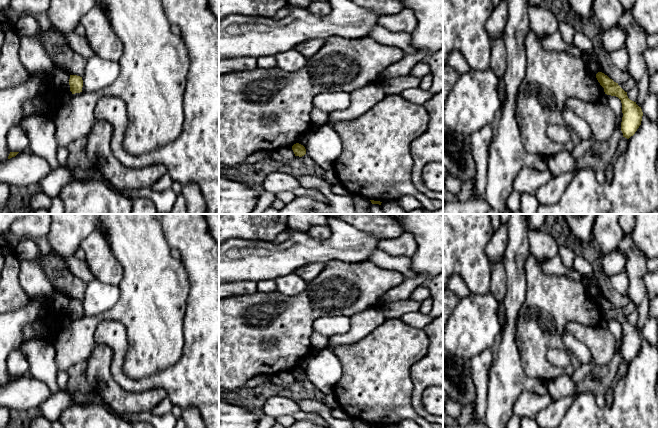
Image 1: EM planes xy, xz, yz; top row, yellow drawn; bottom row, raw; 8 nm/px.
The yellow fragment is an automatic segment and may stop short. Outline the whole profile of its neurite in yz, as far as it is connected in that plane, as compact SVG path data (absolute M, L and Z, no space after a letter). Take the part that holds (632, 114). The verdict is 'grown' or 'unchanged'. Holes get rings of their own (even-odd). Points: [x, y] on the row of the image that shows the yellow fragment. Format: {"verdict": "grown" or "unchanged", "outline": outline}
{"verdict": "unchanged", "outline": "M598 72L596 78L604 88L605 94L616 96L621 100L623 113L621 131L623 137L629 139L641 125L643 116L641 107L639 107L636 102L630 100L627 96L627 92L604 73Z"}

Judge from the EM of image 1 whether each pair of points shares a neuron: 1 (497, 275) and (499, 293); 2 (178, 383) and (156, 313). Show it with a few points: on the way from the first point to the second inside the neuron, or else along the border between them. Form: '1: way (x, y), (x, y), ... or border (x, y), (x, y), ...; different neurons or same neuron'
1: way (498, 279), (498, 289); same neuron
2: border (184, 345), (182, 356), (177, 362), (150, 374); different neurons

